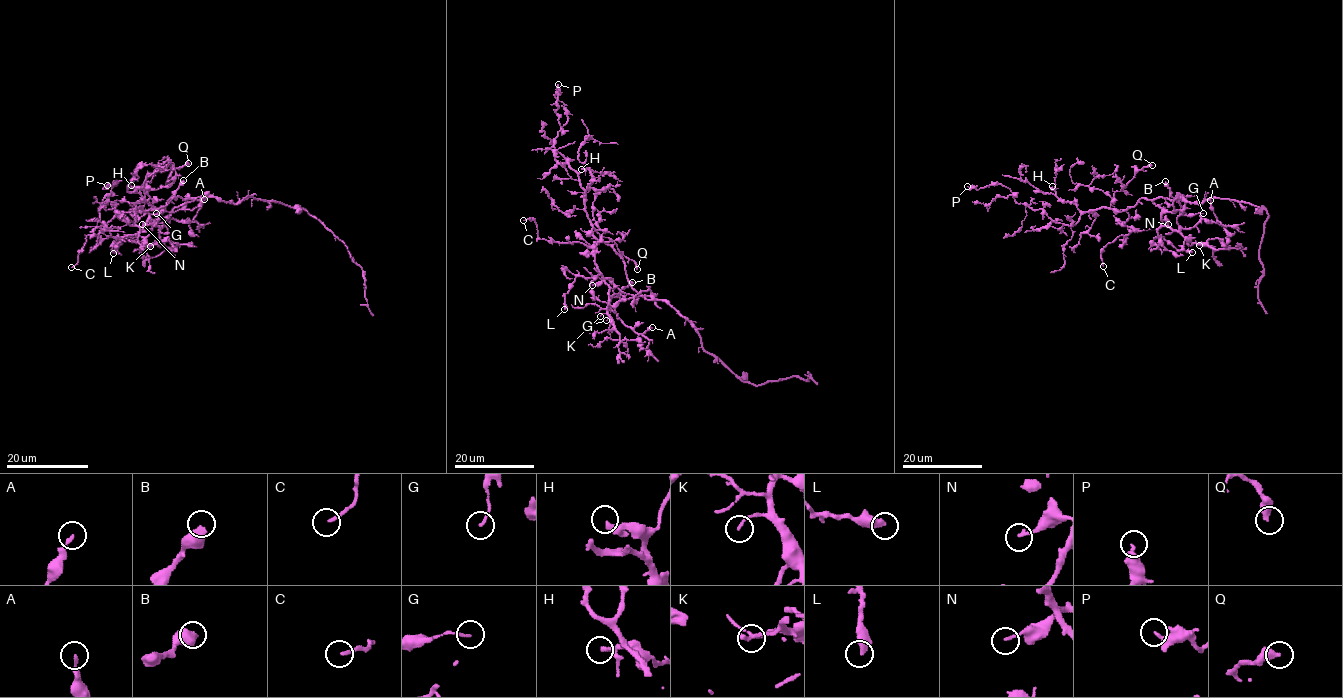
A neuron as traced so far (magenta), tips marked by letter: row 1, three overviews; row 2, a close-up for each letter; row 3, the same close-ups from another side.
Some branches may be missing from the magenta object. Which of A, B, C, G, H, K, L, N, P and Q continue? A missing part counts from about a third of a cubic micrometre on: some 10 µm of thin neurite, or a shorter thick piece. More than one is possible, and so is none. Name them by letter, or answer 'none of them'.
none of them

